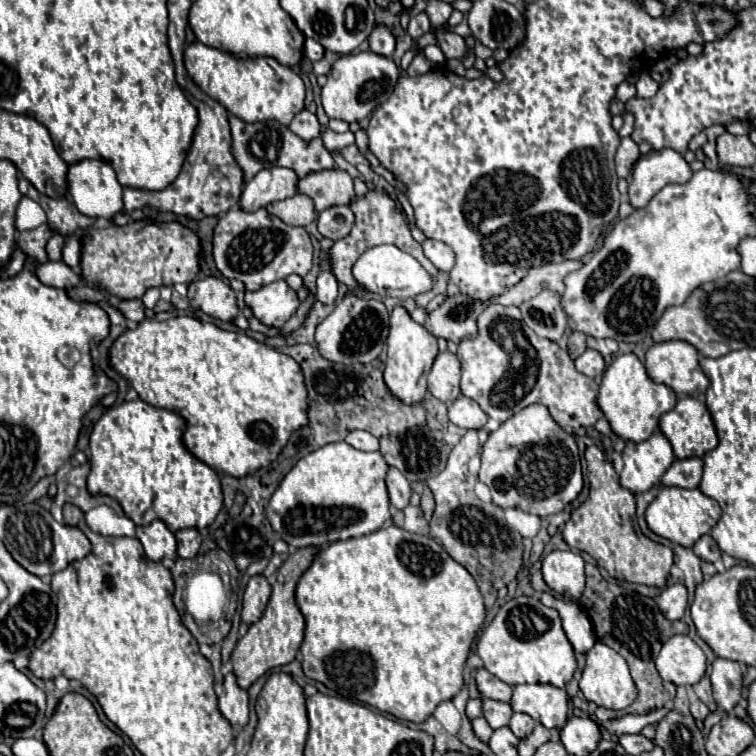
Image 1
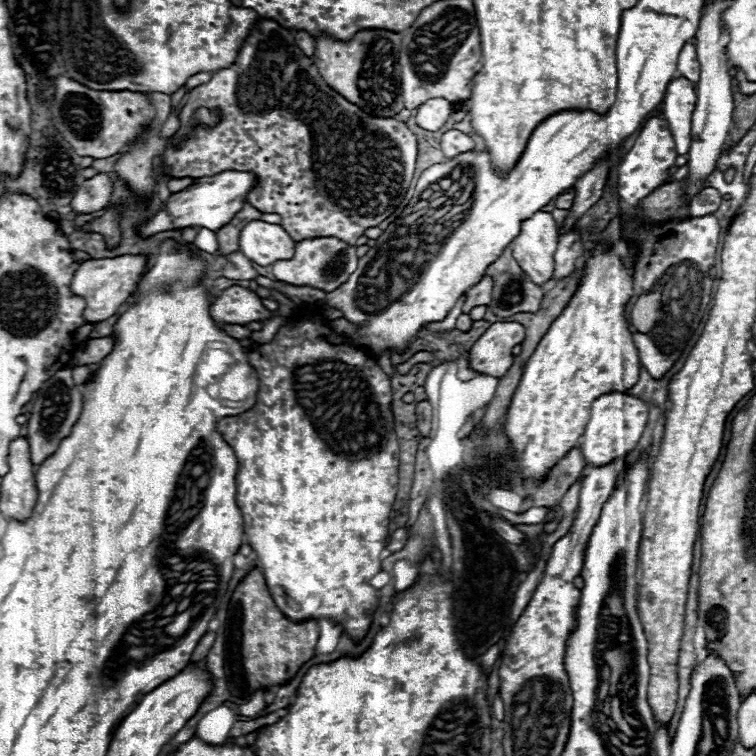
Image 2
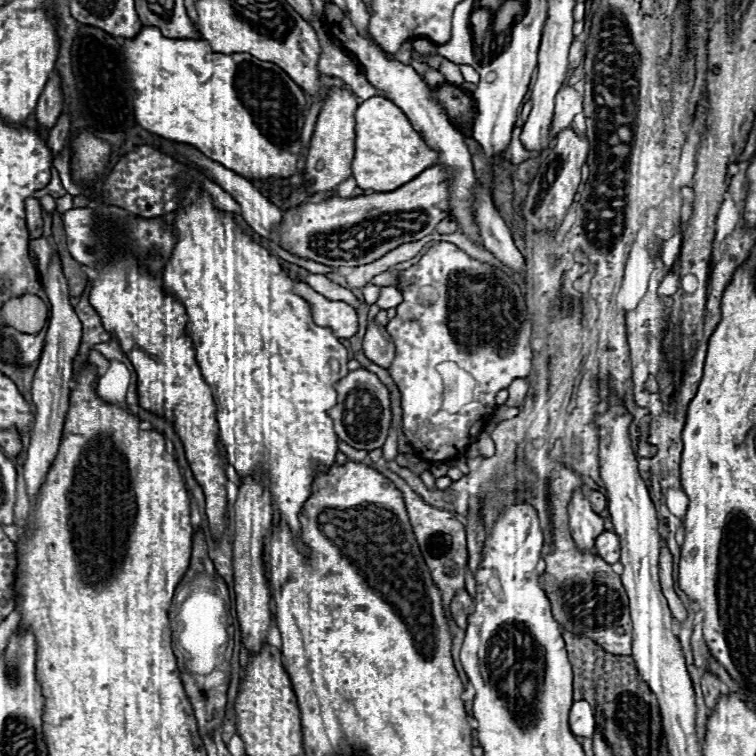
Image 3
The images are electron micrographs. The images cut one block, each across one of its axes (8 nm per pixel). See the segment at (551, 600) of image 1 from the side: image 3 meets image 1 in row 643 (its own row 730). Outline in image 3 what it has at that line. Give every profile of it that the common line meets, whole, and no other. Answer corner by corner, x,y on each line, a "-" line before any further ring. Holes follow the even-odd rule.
584,700
574,702
570,710
570,730
574,736
580,738
592,738
596,730
596,722
592,716
592,706

